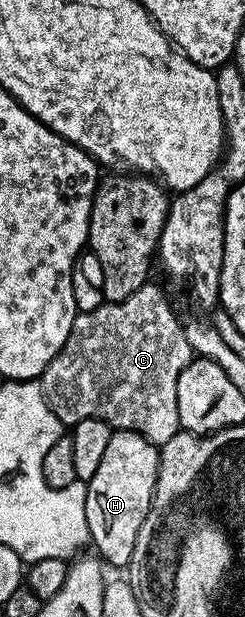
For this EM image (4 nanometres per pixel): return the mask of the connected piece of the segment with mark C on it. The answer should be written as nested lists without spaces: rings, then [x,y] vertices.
[[[147,284],[141,286],[136,292],[132,292],[132,296],[128,296],[128,300],[120,300],[119,302],[105,301],[100,308],[83,310],[76,315],[72,324],[72,332],[68,332],[68,340],[64,340],[64,348],[60,348],[60,352],[50,361],[48,368],[44,368],[40,379],[42,395],[48,404],[48,408],[57,416],[63,427],[73,428],[80,420],[95,418],[96,420],[104,420],[114,430],[136,432],[148,439],[153,446],[161,448],[165,442],[172,440],[172,436],[176,436],[180,432],[180,412],[178,411],[178,401],[176,400],[176,384],[180,380],[180,372],[184,372],[184,368],[194,357],[195,352],[188,344],[188,336],[184,336],[183,323],[181,321],[178,322],[173,308],[166,303],[161,292],[153,284]]]

